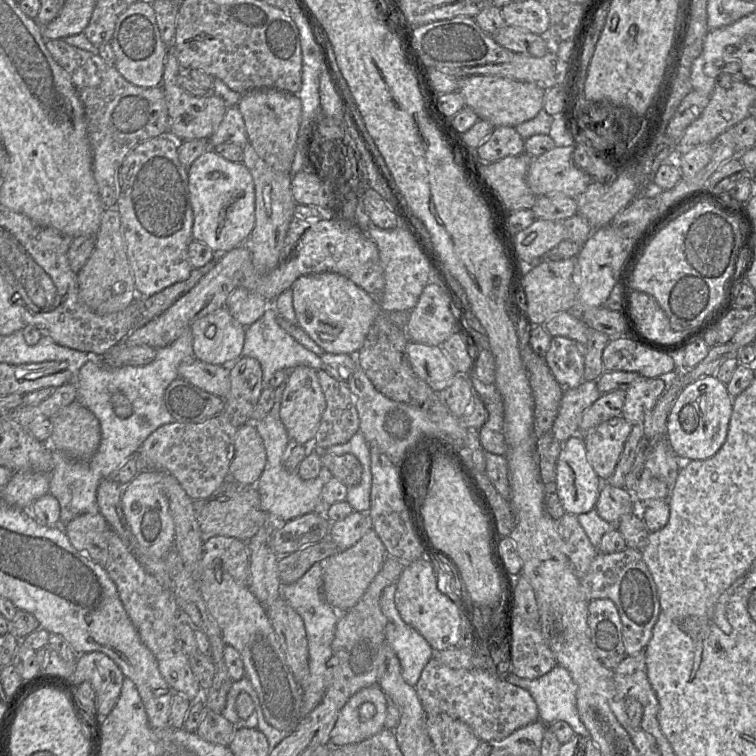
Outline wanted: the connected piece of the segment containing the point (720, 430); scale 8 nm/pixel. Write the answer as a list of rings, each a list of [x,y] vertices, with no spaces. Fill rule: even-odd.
[[[714,375],[687,385],[673,403],[667,421],[667,440],[681,461],[704,460],[714,456],[724,444],[733,398]]]

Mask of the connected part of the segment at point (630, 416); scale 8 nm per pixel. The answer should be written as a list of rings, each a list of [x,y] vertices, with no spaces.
[[[639,377],[631,386],[626,390],[622,416],[633,424],[644,422],[644,418],[650,412],[660,396],[665,392],[668,387],[667,377],[646,378]]]

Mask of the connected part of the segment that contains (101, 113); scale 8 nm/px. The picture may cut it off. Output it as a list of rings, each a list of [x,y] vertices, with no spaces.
[[[62,39],[46,40],[45,46],[55,62],[69,74],[83,105],[93,176],[101,202],[105,208],[116,208],[123,160],[138,144],[168,134],[169,116],[164,91],[161,85],[145,88],[128,82],[98,54],[71,46]]]

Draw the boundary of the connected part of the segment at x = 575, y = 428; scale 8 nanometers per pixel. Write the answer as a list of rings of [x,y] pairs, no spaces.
[[[594,380],[583,381],[575,388],[563,389],[559,411],[551,430],[555,439],[561,443],[579,434],[579,424],[584,411],[602,395]]]

